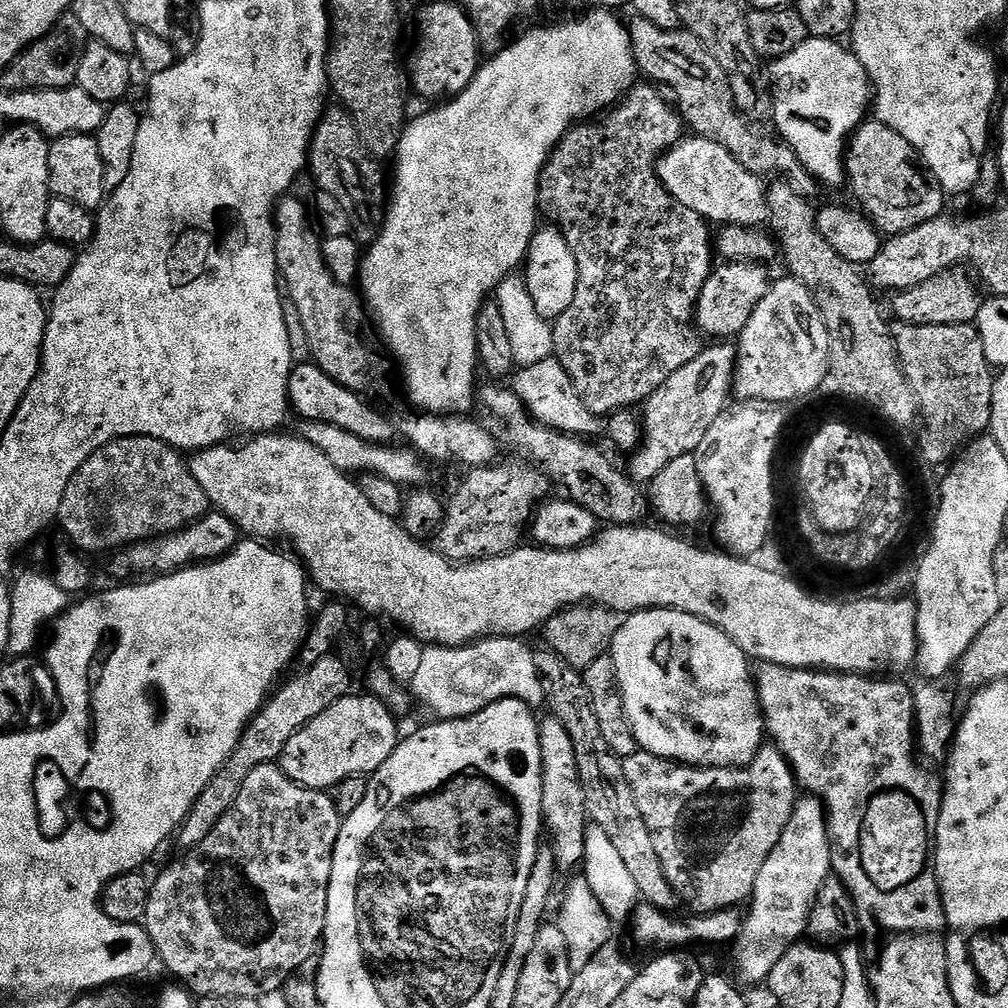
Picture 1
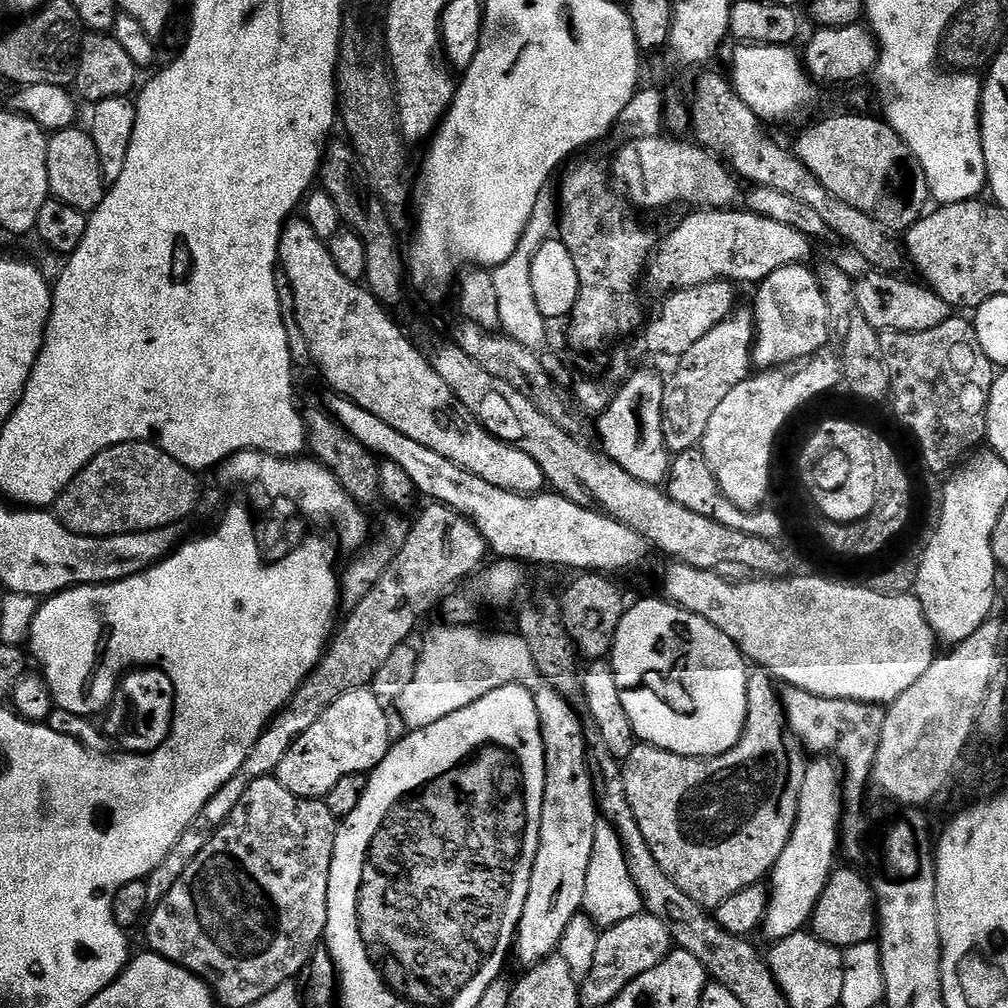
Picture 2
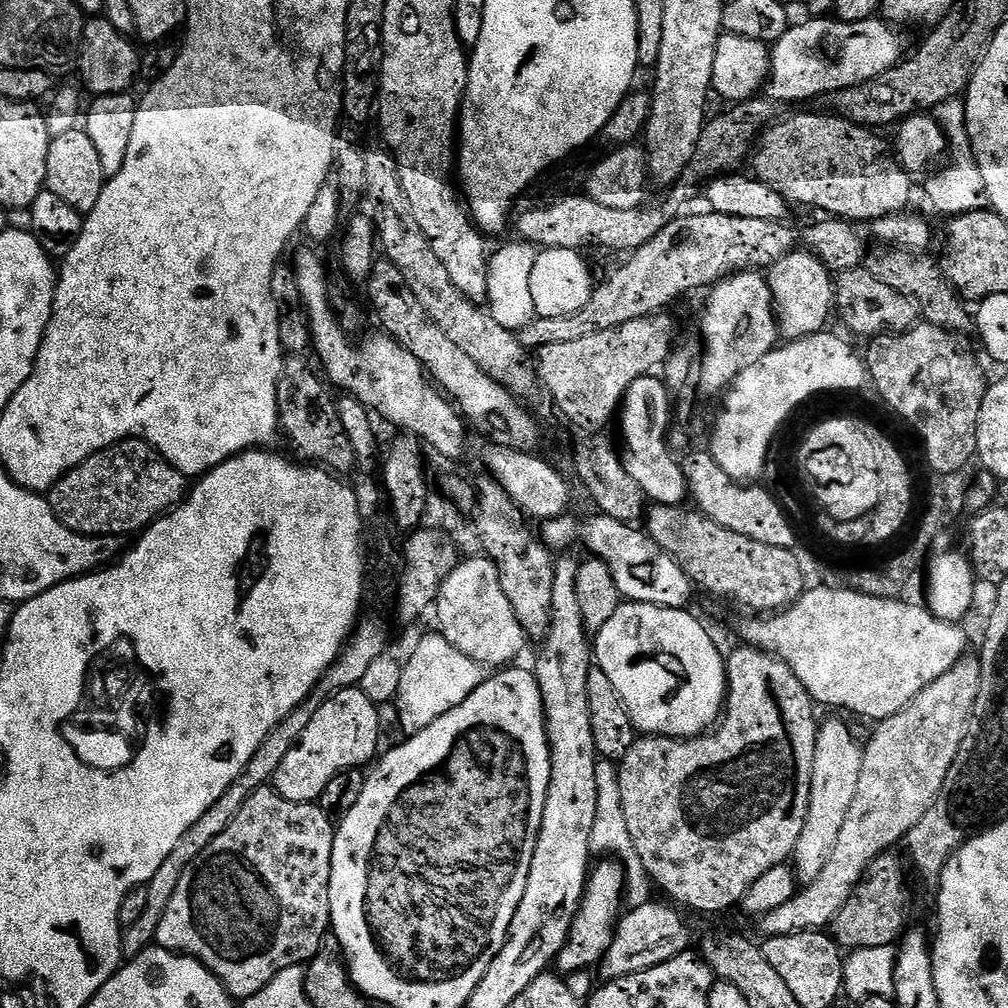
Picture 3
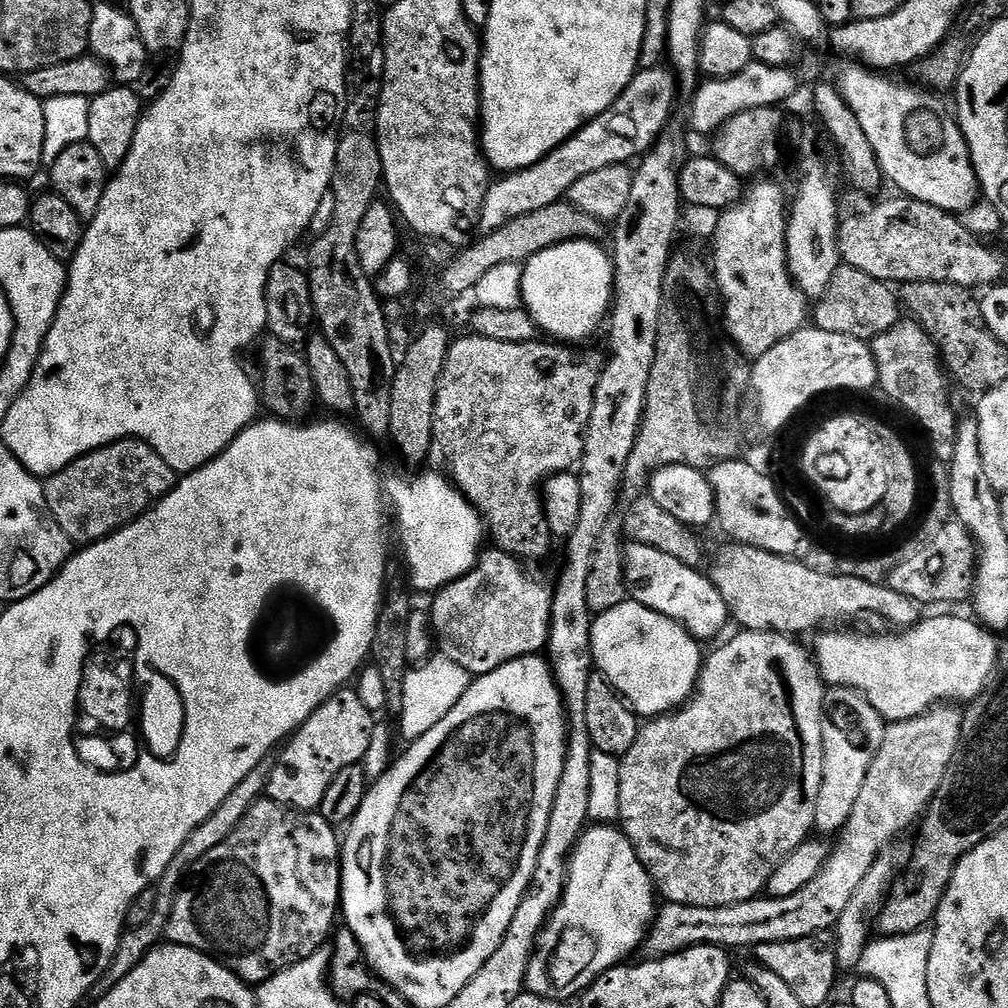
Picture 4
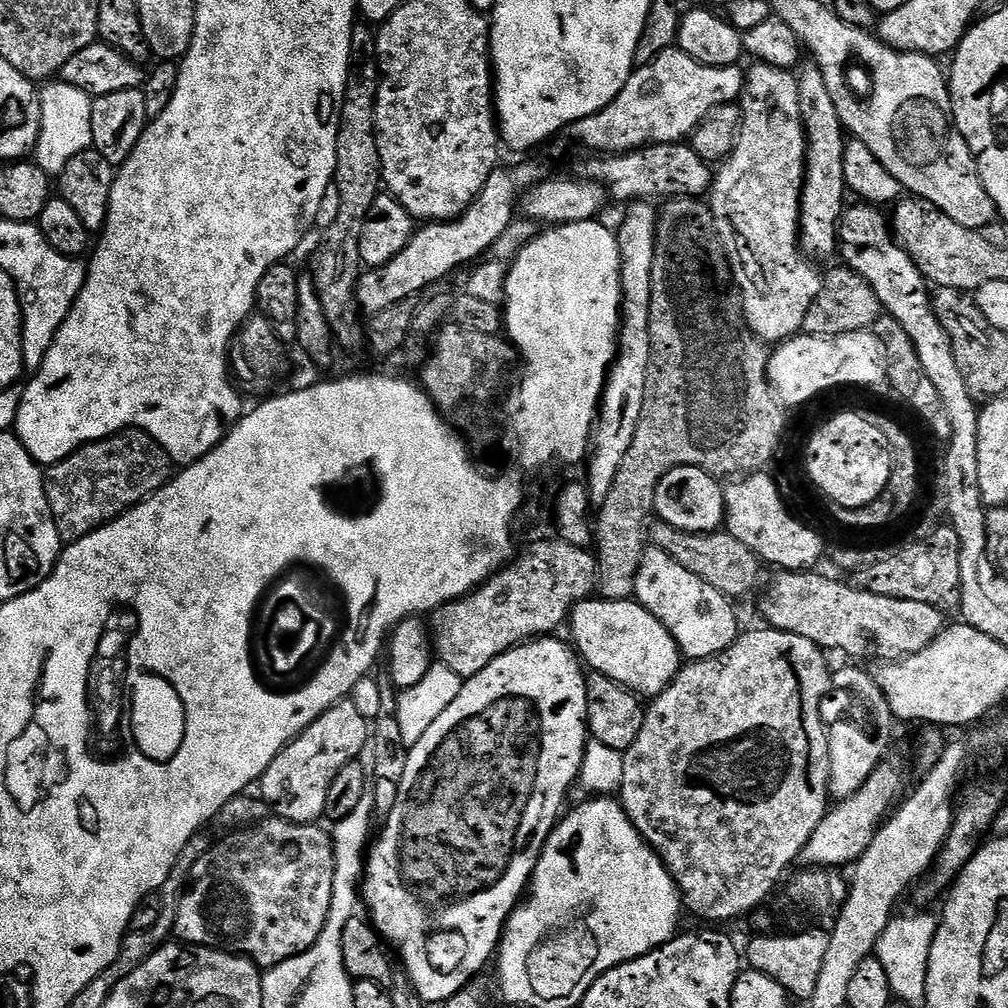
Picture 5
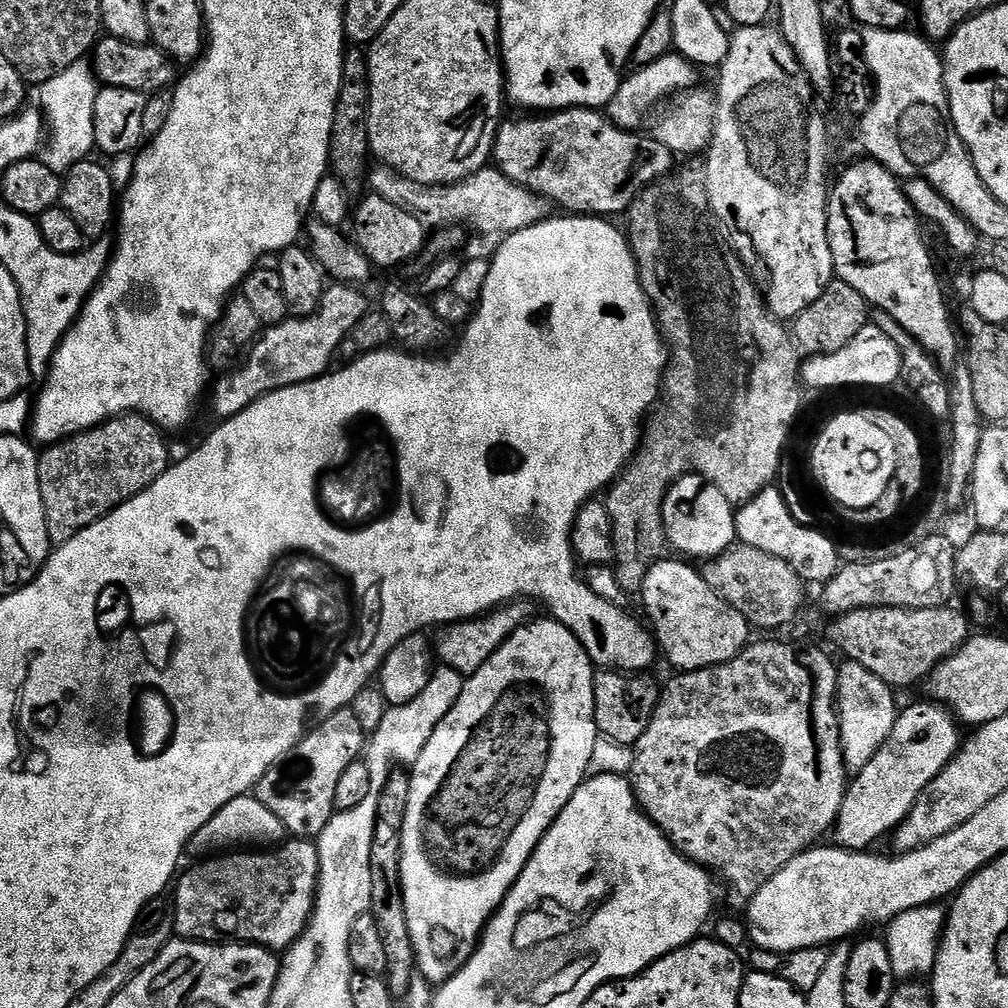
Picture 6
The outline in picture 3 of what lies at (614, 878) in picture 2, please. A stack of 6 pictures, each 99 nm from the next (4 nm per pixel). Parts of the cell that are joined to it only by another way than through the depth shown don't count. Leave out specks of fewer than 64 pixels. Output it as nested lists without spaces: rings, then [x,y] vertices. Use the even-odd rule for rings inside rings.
[[[597,759],[596,777],[598,778],[598,810],[594,814],[594,830],[590,833],[590,850],[593,857],[611,858],[623,868],[627,907],[646,906],[653,899],[654,885],[646,866],[642,866],[642,858],[638,858],[638,850],[634,850],[630,829],[626,827],[626,813],[622,810],[622,790],[617,765],[611,760]]]

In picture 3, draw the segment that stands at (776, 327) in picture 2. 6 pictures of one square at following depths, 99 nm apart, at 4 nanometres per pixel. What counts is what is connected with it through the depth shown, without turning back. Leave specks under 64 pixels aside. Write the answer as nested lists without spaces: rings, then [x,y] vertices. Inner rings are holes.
[[[797,250],[774,262],[766,275],[776,306],[780,335],[785,341],[801,340],[815,332],[825,331],[827,324],[824,323],[834,312],[836,289],[833,273],[828,271],[822,260],[813,252]]]

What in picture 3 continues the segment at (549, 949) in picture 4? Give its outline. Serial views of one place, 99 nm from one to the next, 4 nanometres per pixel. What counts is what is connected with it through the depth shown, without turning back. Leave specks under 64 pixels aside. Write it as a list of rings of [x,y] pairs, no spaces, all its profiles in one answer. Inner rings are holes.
[[[611,858],[605,859],[603,862],[597,864],[600,865],[598,865],[597,868],[595,865],[595,867],[591,869],[588,877],[588,887],[584,889],[584,901],[580,904],[580,909],[576,912],[568,940],[554,961],[555,967],[560,967],[561,970],[559,969],[559,971],[564,974],[595,969],[600,961],[604,959],[606,950],[612,941],[612,934],[615,932],[616,925],[622,916],[622,905],[626,900],[624,895],[624,870],[617,861]]]

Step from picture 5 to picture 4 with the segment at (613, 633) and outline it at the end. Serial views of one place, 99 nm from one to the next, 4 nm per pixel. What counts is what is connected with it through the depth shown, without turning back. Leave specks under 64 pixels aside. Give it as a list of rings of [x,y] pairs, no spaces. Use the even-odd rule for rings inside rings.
[[[629,598],[624,603],[614,606],[610,610],[599,613],[592,621],[592,658],[595,667],[598,669],[599,675],[604,676],[612,684],[612,687],[624,697],[625,701],[630,705],[633,712],[640,718],[655,718],[657,716],[667,716],[670,712],[675,712],[678,708],[688,703],[692,699],[697,684],[700,681],[700,672],[702,669],[702,652],[700,656],[701,641],[695,636],[691,636],[687,630],[682,627],[676,620],[666,618],[662,614],[658,614],[654,610],[650,610],[646,606],[637,604],[635,600]]]

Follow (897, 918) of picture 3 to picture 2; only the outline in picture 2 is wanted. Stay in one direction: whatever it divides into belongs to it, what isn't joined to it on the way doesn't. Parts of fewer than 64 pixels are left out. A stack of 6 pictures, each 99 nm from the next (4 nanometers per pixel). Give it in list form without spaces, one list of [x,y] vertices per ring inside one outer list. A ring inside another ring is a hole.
[[[837,867],[829,876],[810,921],[812,935],[841,950],[872,940],[878,932],[876,896],[872,893],[869,877],[865,873],[863,876],[859,867],[847,867]]]

